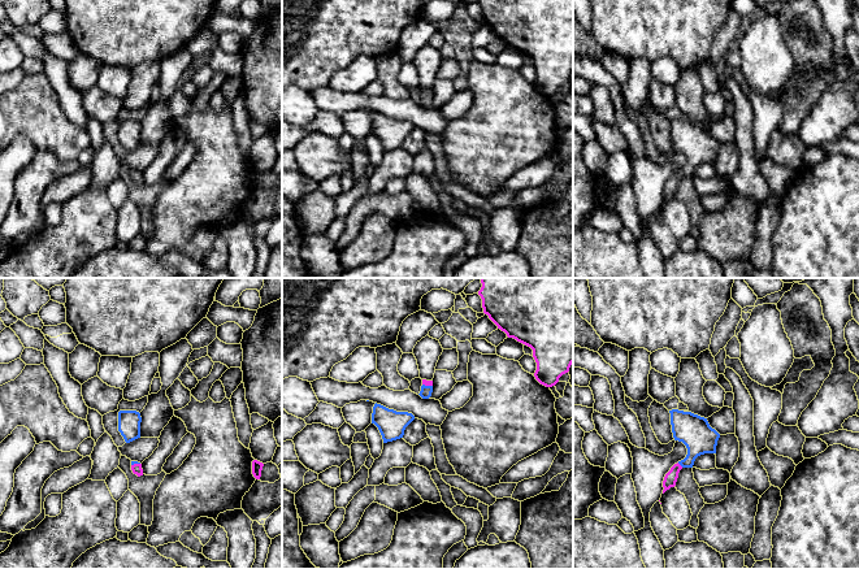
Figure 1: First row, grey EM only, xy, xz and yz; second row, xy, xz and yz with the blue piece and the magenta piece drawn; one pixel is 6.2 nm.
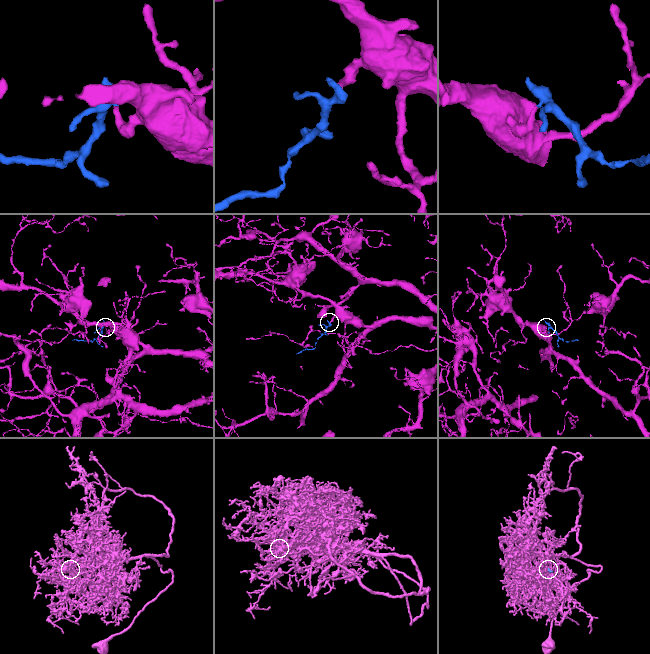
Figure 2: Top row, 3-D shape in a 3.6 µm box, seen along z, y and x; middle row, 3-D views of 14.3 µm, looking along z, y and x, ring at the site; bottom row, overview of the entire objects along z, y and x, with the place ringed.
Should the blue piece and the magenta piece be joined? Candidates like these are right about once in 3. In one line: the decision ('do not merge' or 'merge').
merge

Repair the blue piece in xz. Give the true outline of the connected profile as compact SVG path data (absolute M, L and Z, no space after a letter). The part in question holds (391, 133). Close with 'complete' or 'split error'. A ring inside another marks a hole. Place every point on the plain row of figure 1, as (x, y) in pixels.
M374 113L372 133L374 133L383 148L383 152L403 147L405 136L415 129L408 121L396 121L381 113Z; complete

